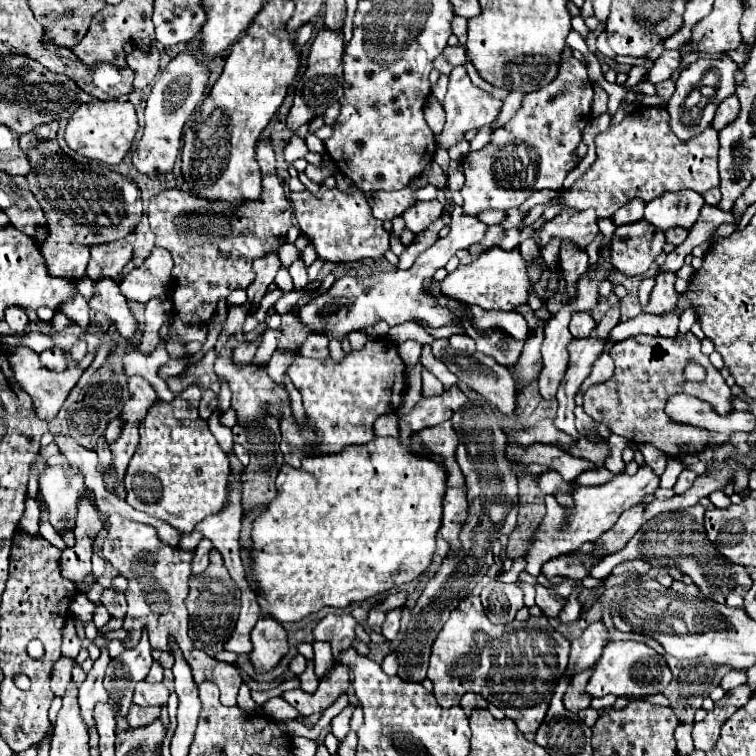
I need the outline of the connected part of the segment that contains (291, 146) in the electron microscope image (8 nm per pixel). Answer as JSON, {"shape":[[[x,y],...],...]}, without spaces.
{"shape":[[[293,134],[291,140],[289,140],[289,144],[287,144],[287,148],[285,148],[285,160],[287,160],[287,162],[295,162],[297,158],[307,156],[307,152],[309,152],[309,150],[307,150],[305,140]]]}

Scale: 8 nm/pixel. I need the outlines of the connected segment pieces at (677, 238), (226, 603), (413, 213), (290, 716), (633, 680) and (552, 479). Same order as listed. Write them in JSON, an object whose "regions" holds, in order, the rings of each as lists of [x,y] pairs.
{"regions":[[[[671,228],[671,230],[665,230],[665,238],[667,238],[667,242],[679,246],[681,242],[685,242],[687,230],[683,230],[683,228]]],[[[213,548],[211,550],[211,564],[209,568],[199,574],[199,576],[191,576],[189,578],[189,588],[199,590],[199,594],[189,594],[185,604],[189,610],[189,634],[191,640],[195,642],[195,648],[207,652],[209,656],[217,656],[225,642],[229,640],[233,628],[235,628],[235,620],[239,614],[239,588],[235,586],[235,582],[231,582],[231,576],[227,572],[227,568],[223,566],[223,558],[221,554]]],[[[429,200],[429,202],[417,202],[417,204],[413,204],[411,208],[407,208],[407,210],[401,214],[401,218],[405,220],[405,226],[407,226],[411,232],[419,234],[419,232],[423,232],[429,224],[433,224],[433,222],[441,216],[441,212],[443,212],[441,202],[439,202],[439,200]]],[[[281,696],[269,698],[263,704],[263,714],[267,714],[273,720],[279,720],[279,722],[283,722],[283,720],[295,720],[299,716],[299,712],[287,700],[283,700]]],[[[621,640],[621,642],[609,642],[603,650],[603,656],[595,664],[595,672],[589,678],[587,684],[587,694],[593,698],[605,696],[605,694],[615,694],[615,696],[649,696],[649,694],[659,694],[667,688],[671,682],[673,674],[655,650],[651,650],[647,644],[637,642],[637,640]]],[[[545,470],[541,474],[537,474],[537,486],[543,494],[555,494],[555,490],[569,490],[567,482],[563,482],[563,478],[559,474],[555,474],[553,470]]]]}

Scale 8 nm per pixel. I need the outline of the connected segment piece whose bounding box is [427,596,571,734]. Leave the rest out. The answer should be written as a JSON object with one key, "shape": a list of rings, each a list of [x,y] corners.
{"shape":[[[479,596],[463,598],[431,646],[427,678],[435,684],[437,702],[443,708],[457,706],[461,696],[471,690],[499,706],[523,734],[535,732],[547,714],[557,682],[567,670],[571,640],[547,624],[531,624],[531,618],[499,626],[483,614]]]}

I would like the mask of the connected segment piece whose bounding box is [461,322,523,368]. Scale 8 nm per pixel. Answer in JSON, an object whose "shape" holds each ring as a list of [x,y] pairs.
{"shape":[[[461,322],[465,332],[475,340],[477,350],[493,356],[501,366],[513,368],[515,362],[519,360],[519,354],[523,350],[523,342],[507,338],[507,334],[503,334],[503,330],[487,330],[487,334],[479,334],[475,330],[475,326],[467,326],[467,322]]]}

